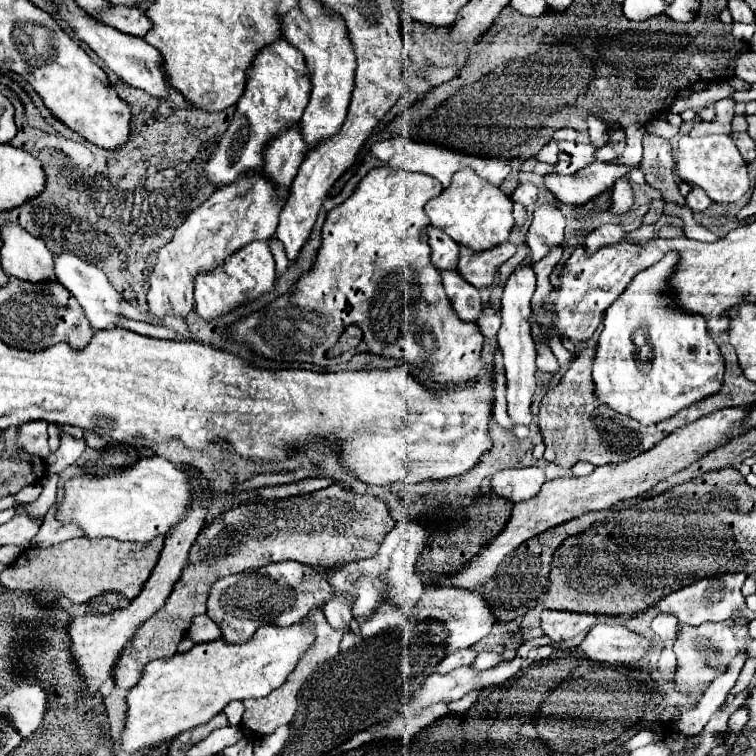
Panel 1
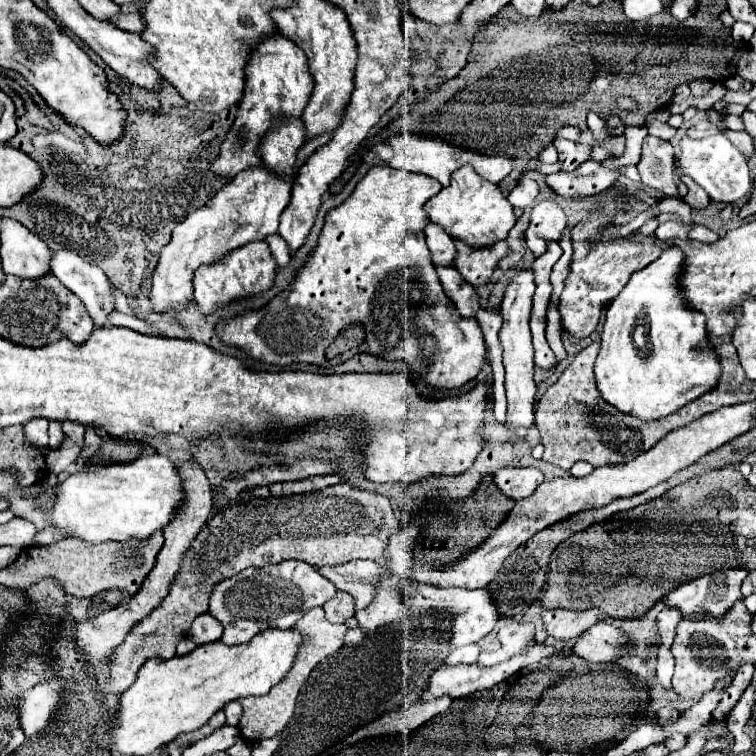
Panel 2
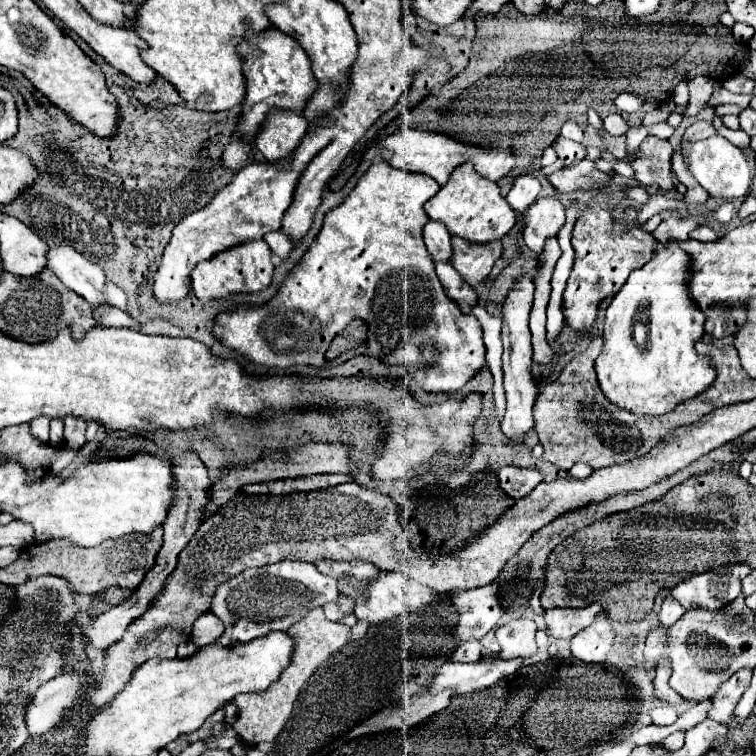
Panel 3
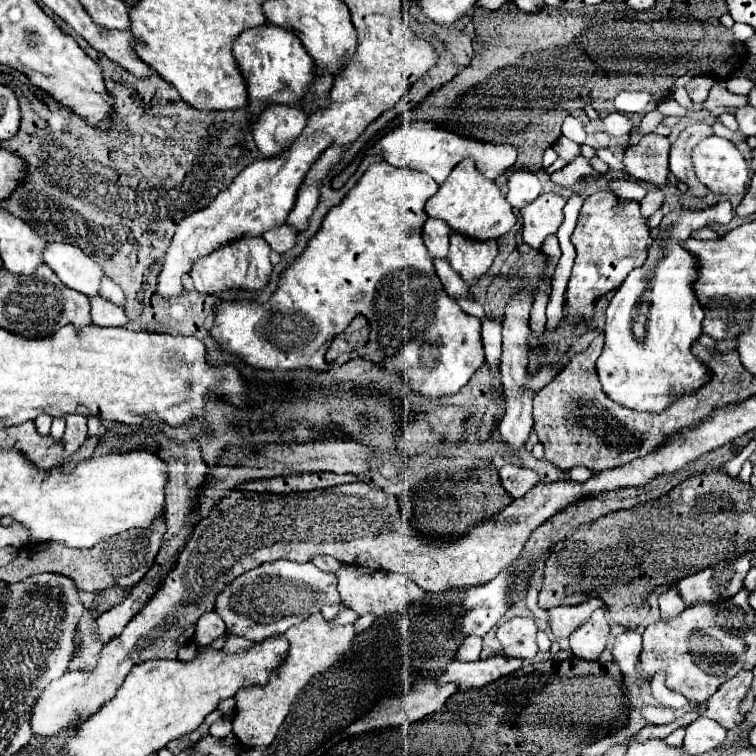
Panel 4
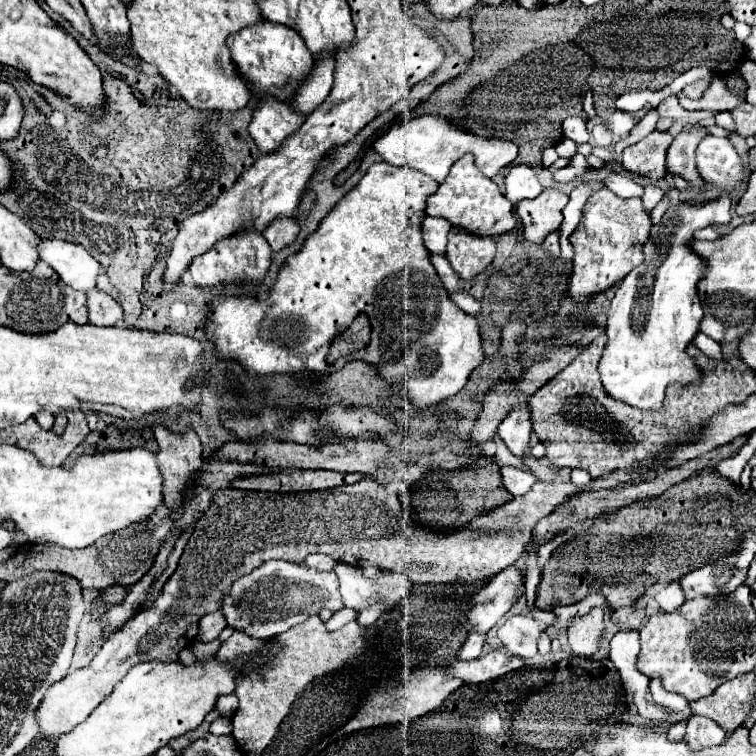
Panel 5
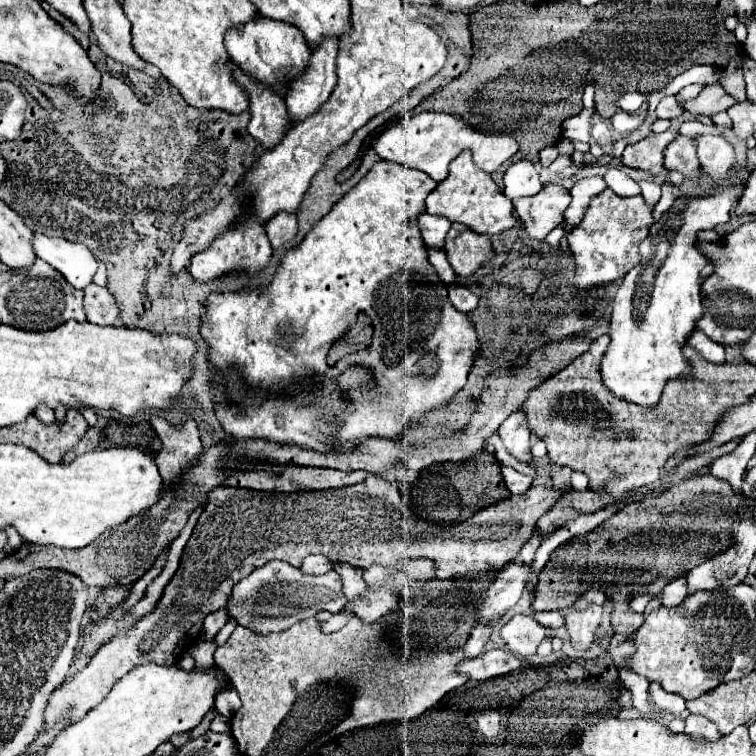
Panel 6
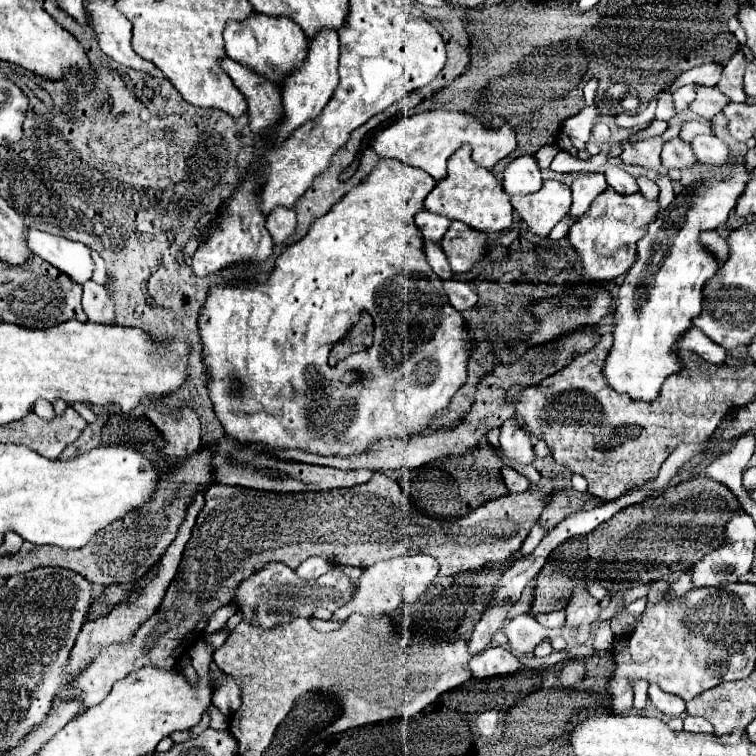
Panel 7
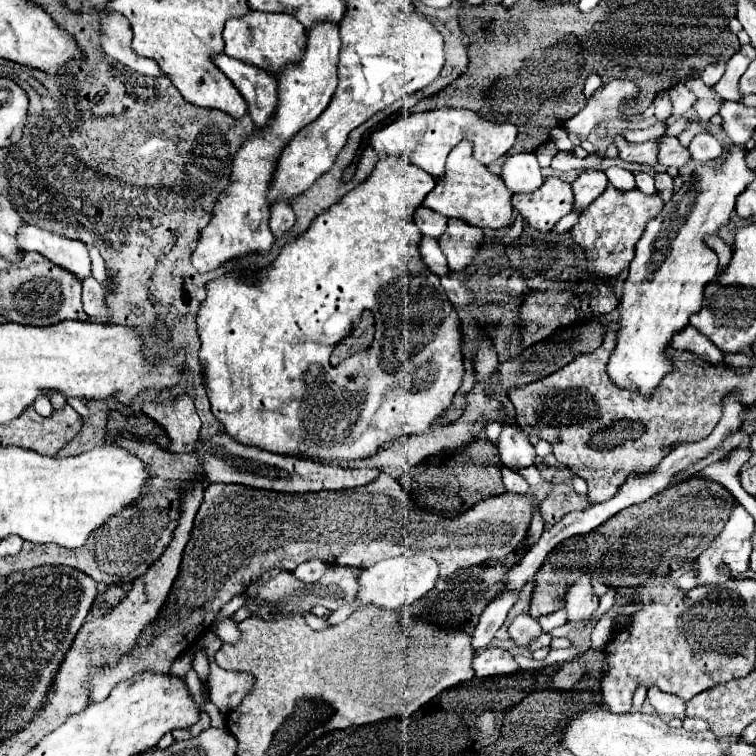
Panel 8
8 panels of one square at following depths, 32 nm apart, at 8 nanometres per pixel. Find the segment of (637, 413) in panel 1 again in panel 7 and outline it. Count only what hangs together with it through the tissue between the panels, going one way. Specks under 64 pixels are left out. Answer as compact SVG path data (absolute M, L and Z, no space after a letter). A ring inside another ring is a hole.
M734 156L734 162L726 166L726 174L702 172L700 184L676 194L674 202L650 222L646 236L638 242L638 258L628 270L614 304L614 344L604 364L604 376L616 392L650 402L658 396L664 378L680 370L676 338L700 314L702 288L718 270L718 260L702 246L700 232L716 230L728 222L730 210L750 178L752 172L746 170L742 158Z

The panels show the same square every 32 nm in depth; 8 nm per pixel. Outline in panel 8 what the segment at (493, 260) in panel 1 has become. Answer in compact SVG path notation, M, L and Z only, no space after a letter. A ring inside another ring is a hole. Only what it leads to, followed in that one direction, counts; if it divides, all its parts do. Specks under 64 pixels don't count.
M452 218L448 220L448 228L442 238L438 238L438 244L448 258L448 266L452 270L464 270L472 262L474 250L482 240L482 230L462 222L460 218Z

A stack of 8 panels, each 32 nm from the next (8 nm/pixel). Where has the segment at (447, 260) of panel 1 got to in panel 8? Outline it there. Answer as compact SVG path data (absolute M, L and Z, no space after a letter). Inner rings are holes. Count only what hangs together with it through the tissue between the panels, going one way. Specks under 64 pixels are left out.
M420 206L414 214L414 222L422 234L438 238L446 230L448 218L442 218L442 214L434 214L434 210L426 210L426 206Z

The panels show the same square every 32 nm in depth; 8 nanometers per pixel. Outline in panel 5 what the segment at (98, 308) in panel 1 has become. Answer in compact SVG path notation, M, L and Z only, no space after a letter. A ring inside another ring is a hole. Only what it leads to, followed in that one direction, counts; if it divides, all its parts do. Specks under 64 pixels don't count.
M42 240L42 244L38 244L38 252L40 258L46 260L46 264L50 264L74 290L86 292L96 286L100 264L84 246L64 240Z

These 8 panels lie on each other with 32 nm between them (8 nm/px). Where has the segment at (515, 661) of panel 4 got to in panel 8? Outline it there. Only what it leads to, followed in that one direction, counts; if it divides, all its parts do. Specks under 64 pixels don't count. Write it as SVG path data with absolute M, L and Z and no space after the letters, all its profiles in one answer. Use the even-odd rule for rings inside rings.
M486 648L474 656L472 662L476 676L486 678L486 676L496 676L496 674L512 674L518 670L518 664L514 662L512 654L502 650L502 648Z

